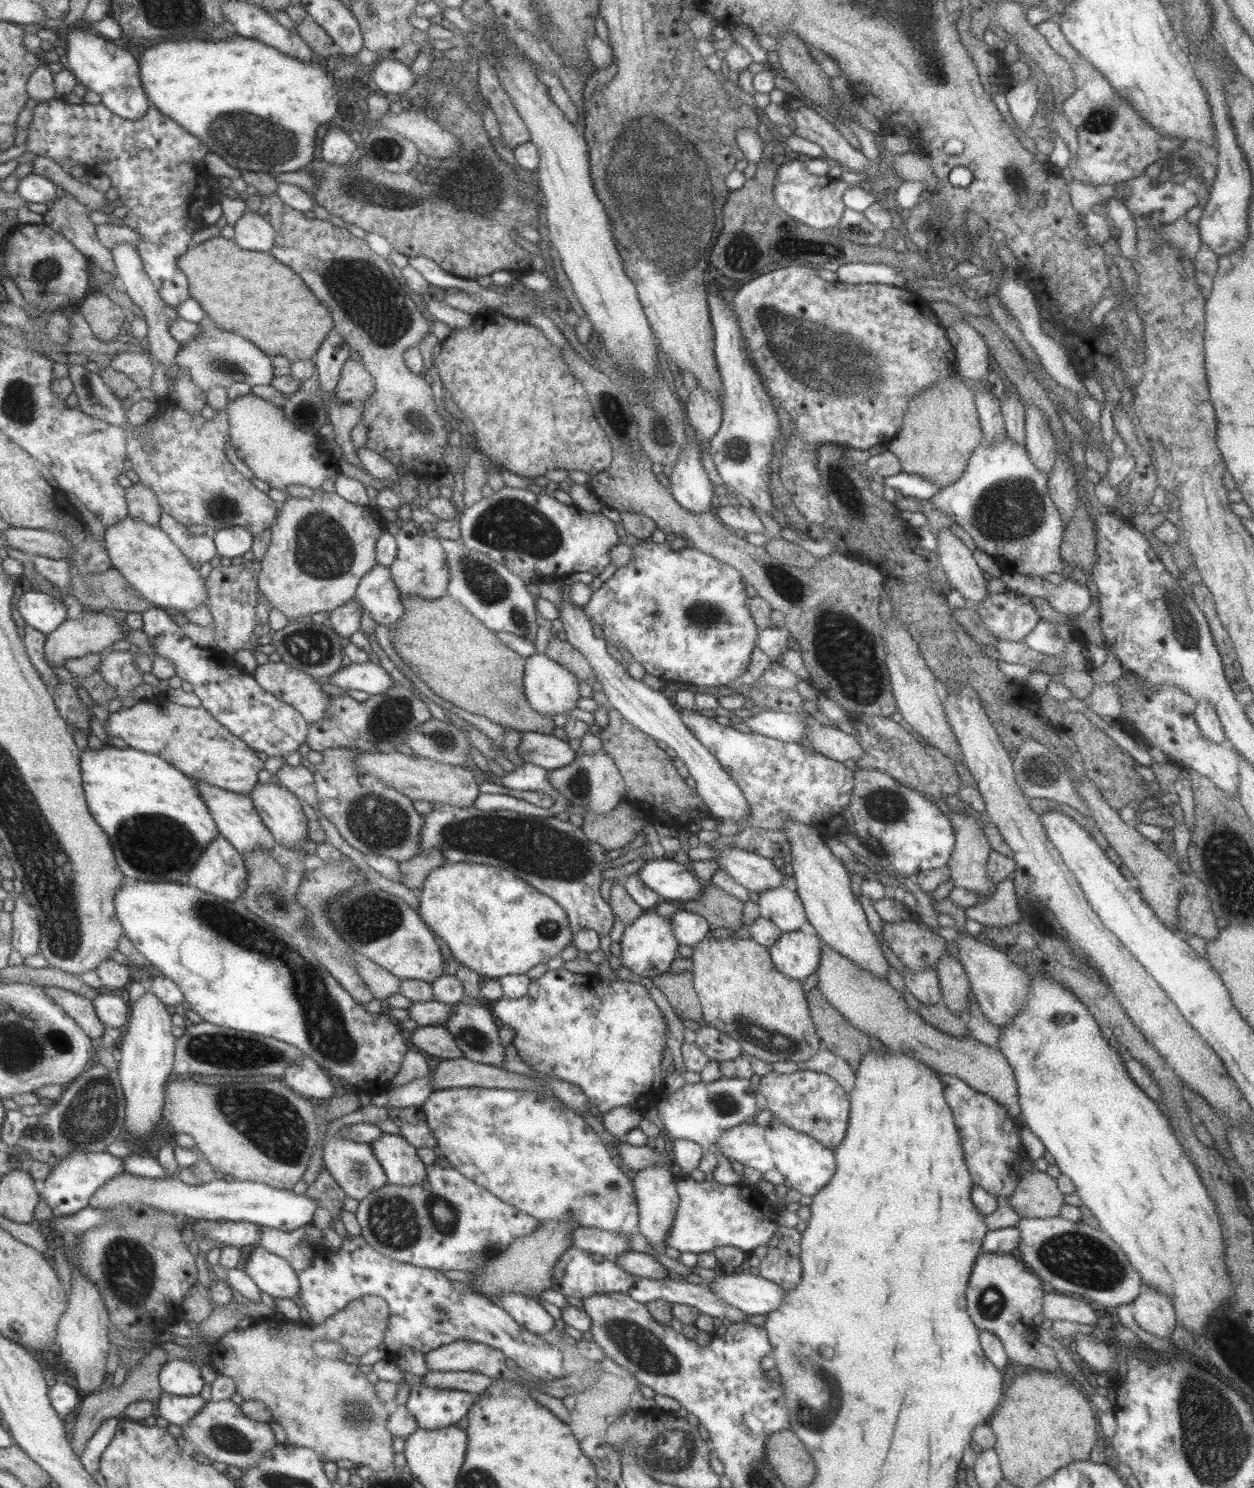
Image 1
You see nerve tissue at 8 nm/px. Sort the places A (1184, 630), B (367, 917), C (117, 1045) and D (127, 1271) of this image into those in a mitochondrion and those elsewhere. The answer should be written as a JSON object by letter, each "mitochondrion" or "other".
{"A":"mitochondrion","B":"mitochondrion","C":"other","D":"mitochondrion"}

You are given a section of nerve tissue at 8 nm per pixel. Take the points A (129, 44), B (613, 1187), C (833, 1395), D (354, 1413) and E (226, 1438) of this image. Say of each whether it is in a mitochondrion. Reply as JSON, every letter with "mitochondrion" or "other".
{"A":"other","B":"mitochondrion","C":"mitochondrion","D":"mitochondrion","E":"mitochondrion"}

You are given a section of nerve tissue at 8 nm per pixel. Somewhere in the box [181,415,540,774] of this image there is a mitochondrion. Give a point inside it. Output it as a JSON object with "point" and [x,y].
{"point":[324,550]}

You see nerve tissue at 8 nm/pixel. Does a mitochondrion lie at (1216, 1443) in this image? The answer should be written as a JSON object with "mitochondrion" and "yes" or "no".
{"mitochondrion":"yes"}

